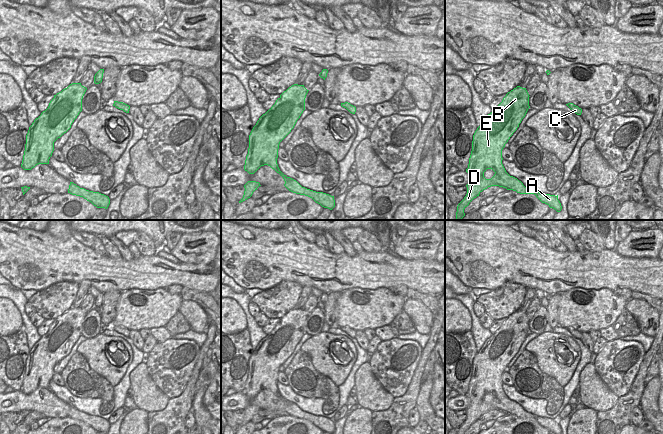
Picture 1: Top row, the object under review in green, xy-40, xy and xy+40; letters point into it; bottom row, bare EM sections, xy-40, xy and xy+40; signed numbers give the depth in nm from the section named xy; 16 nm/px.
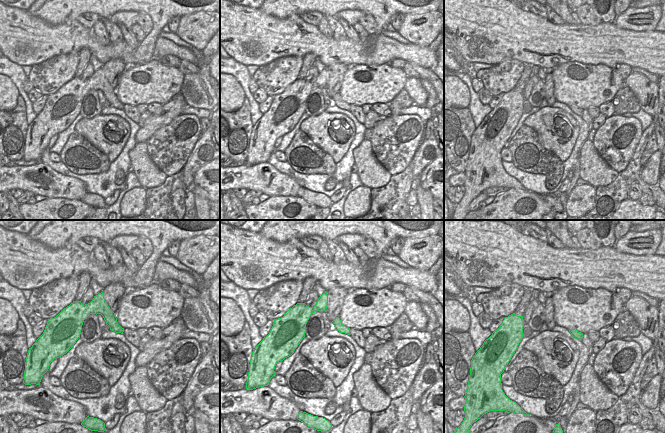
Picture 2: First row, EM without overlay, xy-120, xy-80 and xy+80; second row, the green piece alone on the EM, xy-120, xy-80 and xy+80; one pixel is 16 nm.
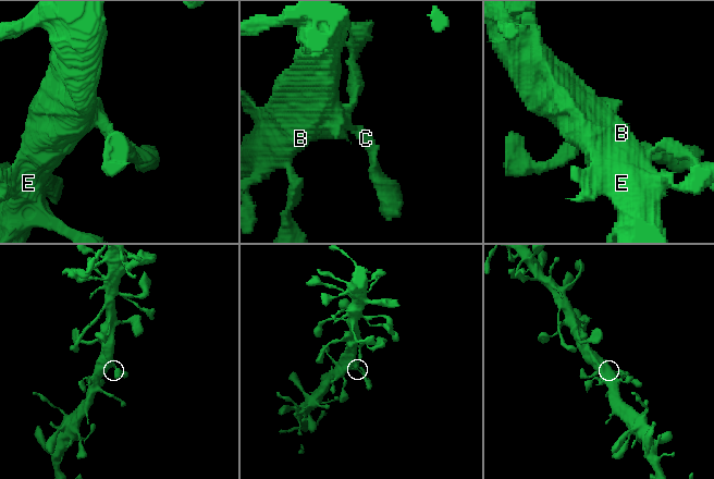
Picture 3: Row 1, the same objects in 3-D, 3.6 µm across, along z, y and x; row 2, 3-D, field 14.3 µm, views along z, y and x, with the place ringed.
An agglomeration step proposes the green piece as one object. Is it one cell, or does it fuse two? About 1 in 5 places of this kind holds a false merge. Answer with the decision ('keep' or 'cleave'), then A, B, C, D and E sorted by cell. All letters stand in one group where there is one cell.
keep | A B C D E

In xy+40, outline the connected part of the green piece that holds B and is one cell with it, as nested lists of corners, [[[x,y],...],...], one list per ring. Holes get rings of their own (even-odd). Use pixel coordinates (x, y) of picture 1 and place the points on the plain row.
[[[517,310],[506,318],[475,355],[466,393],[469,399],[467,418],[458,428],[457,434],[464,434],[474,422],[491,410],[503,411],[520,418],[534,418],[550,432],[562,433],[558,419],[539,417],[525,411],[517,402],[510,400],[502,388],[502,374],[530,332],[529,321],[526,312]],[[487,393],[495,396],[491,403],[484,401]]]

